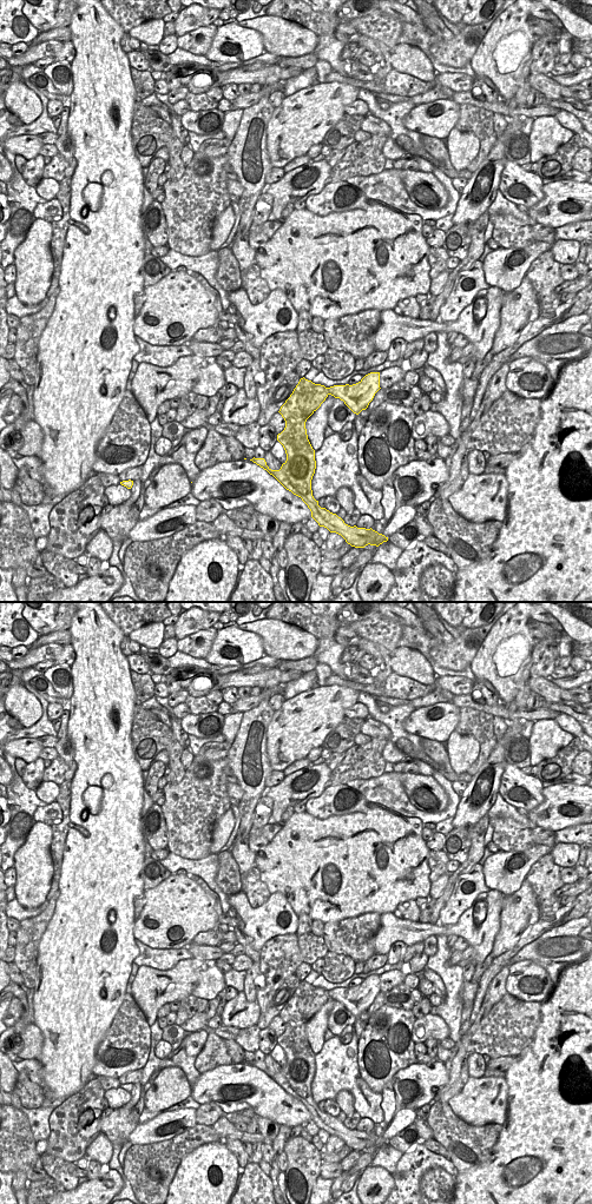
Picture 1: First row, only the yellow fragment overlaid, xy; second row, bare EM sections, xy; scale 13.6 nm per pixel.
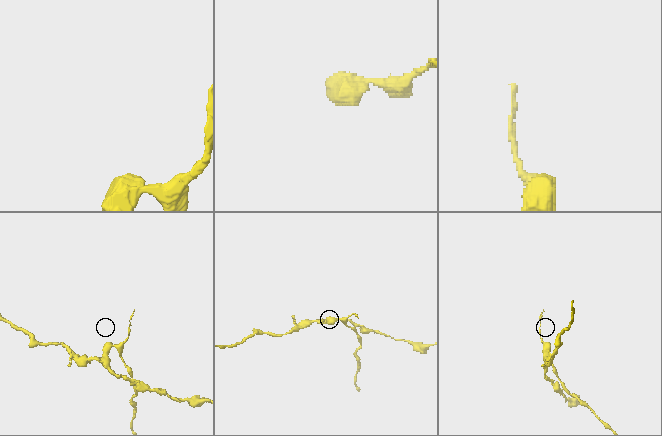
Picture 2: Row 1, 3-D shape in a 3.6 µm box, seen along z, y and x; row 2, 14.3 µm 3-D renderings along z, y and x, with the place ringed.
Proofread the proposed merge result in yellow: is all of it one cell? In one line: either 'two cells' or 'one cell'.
two cells

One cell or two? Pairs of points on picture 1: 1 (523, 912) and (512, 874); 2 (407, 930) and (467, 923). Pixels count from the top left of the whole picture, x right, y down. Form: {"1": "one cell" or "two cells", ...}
{"1": "two cells", "2": "one cell"}

